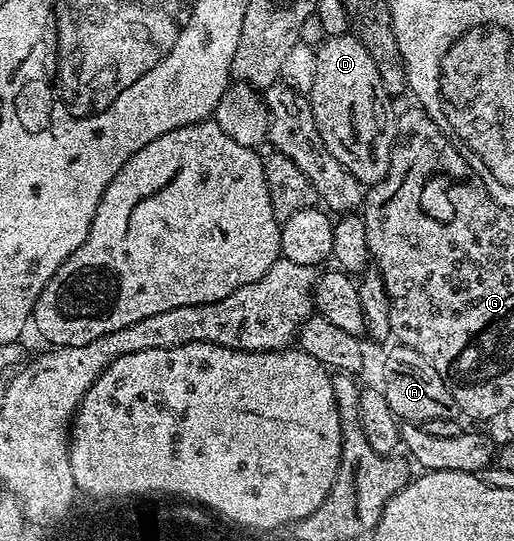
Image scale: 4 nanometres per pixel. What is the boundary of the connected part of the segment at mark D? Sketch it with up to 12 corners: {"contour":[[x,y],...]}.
{"contour":[[352,34],[315,50],[308,98],[332,157],[388,173],[395,100]]}

